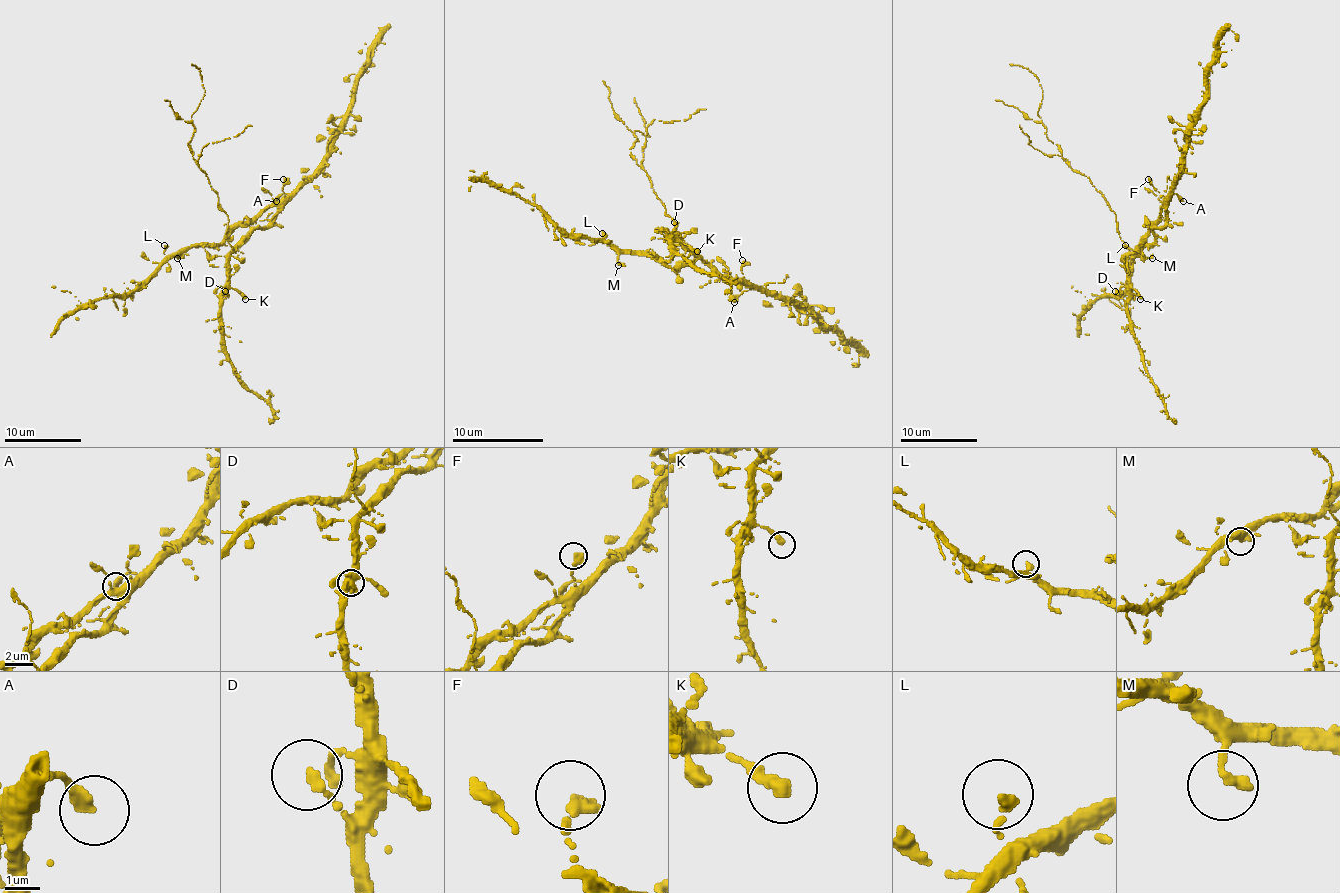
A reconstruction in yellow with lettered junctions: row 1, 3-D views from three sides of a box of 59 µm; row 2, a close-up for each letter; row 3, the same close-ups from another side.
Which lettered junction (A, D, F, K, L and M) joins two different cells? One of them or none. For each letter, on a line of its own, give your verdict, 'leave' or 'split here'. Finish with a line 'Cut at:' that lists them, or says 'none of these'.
A: leave
D: leave
F: leave
K: leave
L: leave
M: leave
Cut at: none of these

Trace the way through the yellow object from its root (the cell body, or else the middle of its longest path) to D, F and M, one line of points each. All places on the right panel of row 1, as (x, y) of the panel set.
D: (1165, 224), (1154, 227), (1129, 256), (1129, 297), (1125, 301), (1115, 291)
F: (1165, 224), (1165, 202), (1148, 179)
M: (1165, 224), (1163, 206), (1152, 225), (1154, 241), (1142, 247), (1142, 254), (1152, 258)

